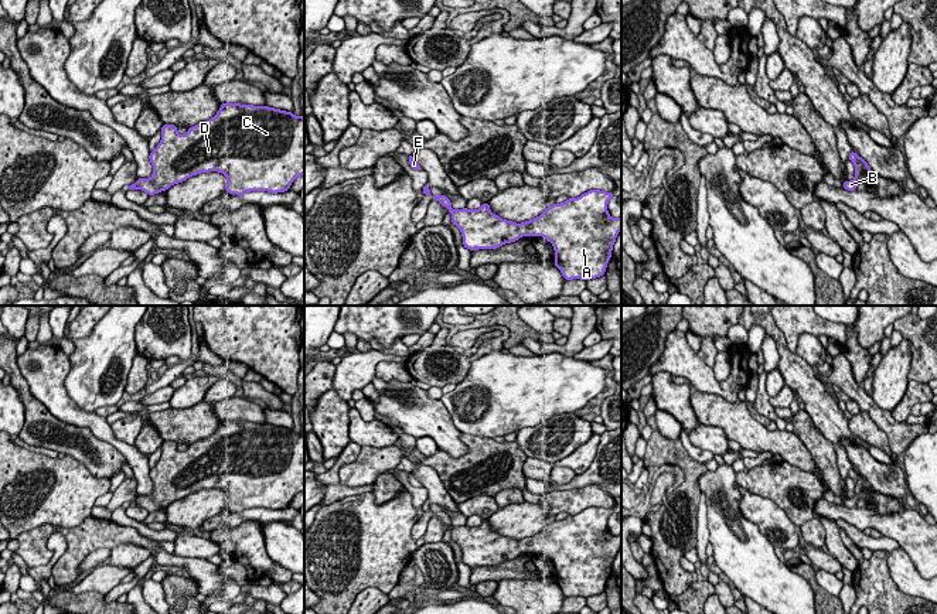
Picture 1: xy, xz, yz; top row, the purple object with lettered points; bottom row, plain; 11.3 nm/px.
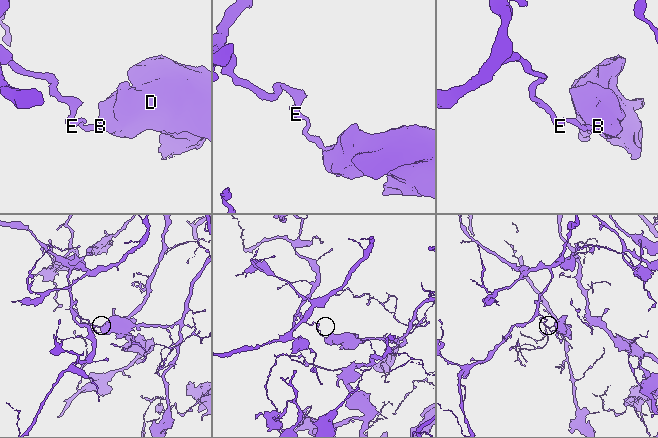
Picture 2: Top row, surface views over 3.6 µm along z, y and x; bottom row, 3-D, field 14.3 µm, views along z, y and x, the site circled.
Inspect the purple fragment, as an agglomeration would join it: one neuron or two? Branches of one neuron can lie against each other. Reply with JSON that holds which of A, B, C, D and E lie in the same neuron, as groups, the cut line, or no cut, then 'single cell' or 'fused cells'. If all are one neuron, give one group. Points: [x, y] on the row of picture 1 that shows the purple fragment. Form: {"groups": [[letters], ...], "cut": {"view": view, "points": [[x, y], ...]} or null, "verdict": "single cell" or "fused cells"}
{"groups": [["A", "B", "C", "D"], ["E"]], "cut": {"view": "xy", "points": [[135, 183], [136, 187]]}, "verdict": "fused cells"}

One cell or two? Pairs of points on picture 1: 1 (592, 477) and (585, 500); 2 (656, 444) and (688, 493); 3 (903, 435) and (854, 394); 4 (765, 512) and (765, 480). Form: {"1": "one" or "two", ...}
{"1": "two", "2": "one", "3": "one", "4": "two"}

